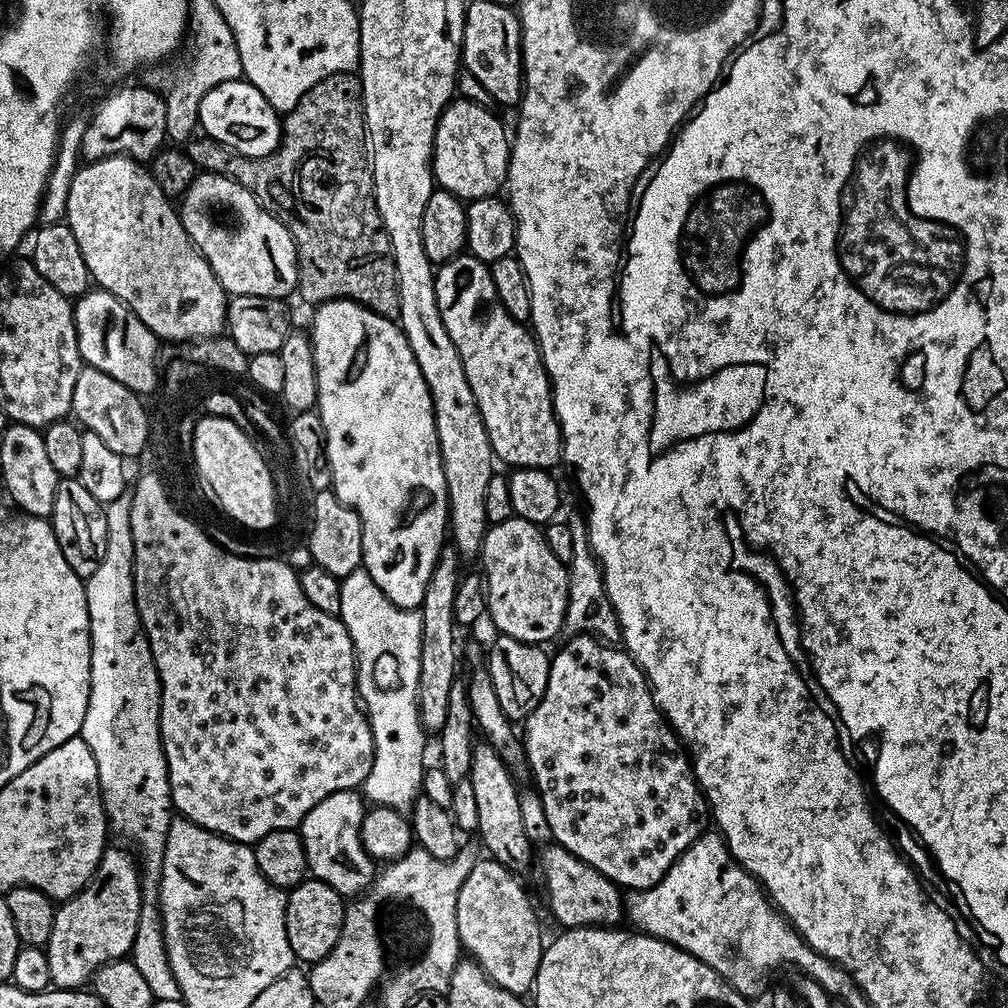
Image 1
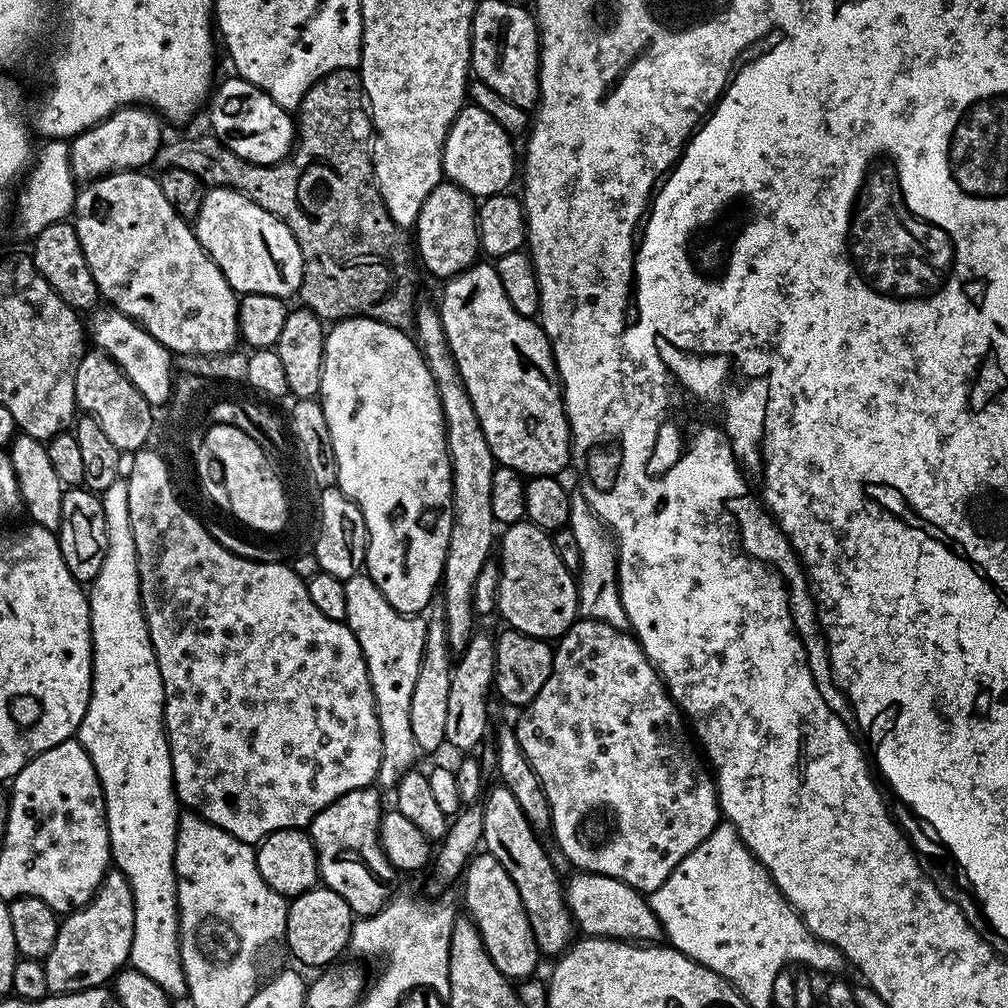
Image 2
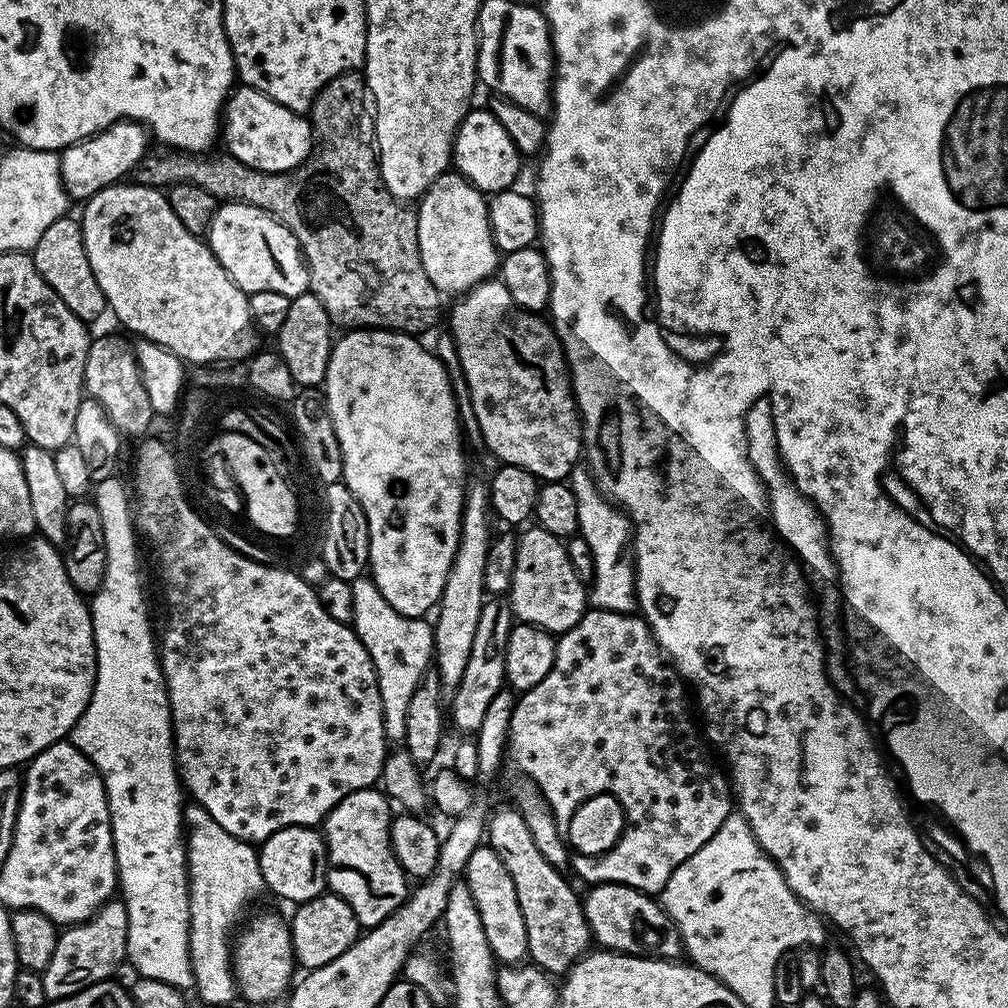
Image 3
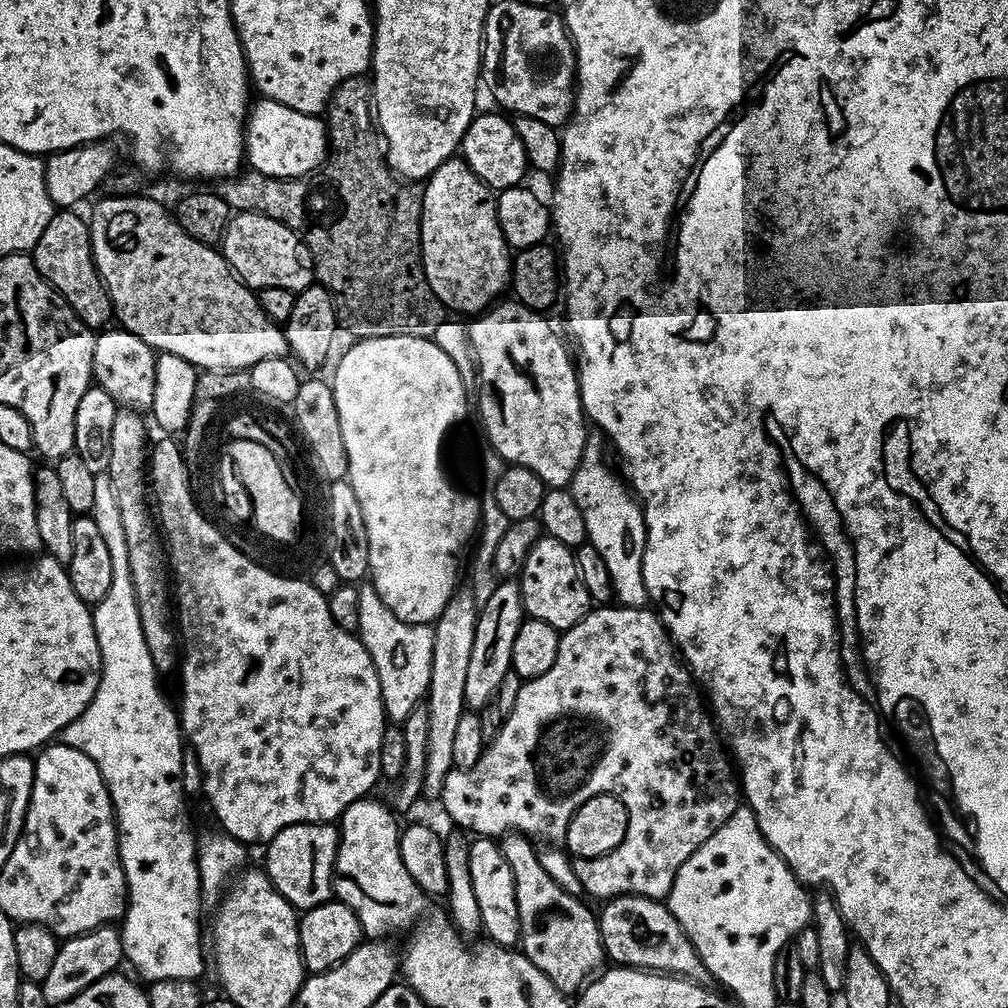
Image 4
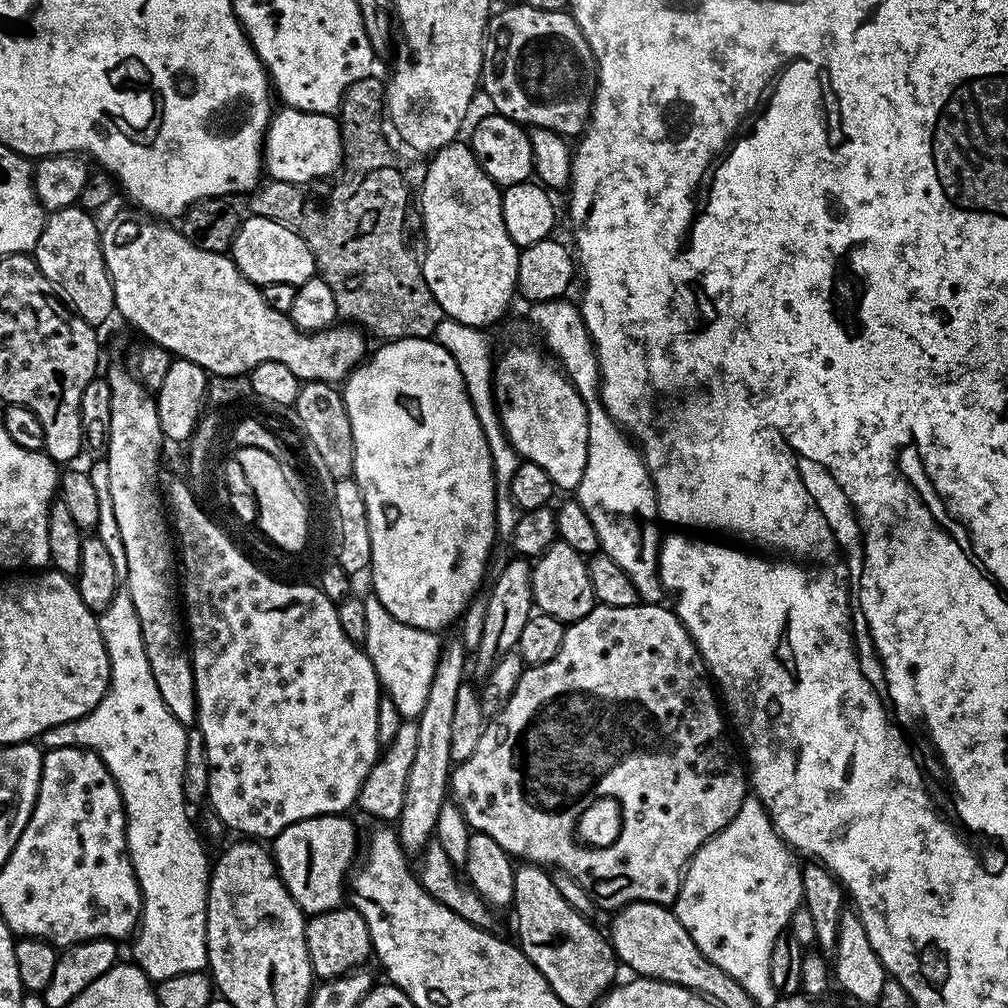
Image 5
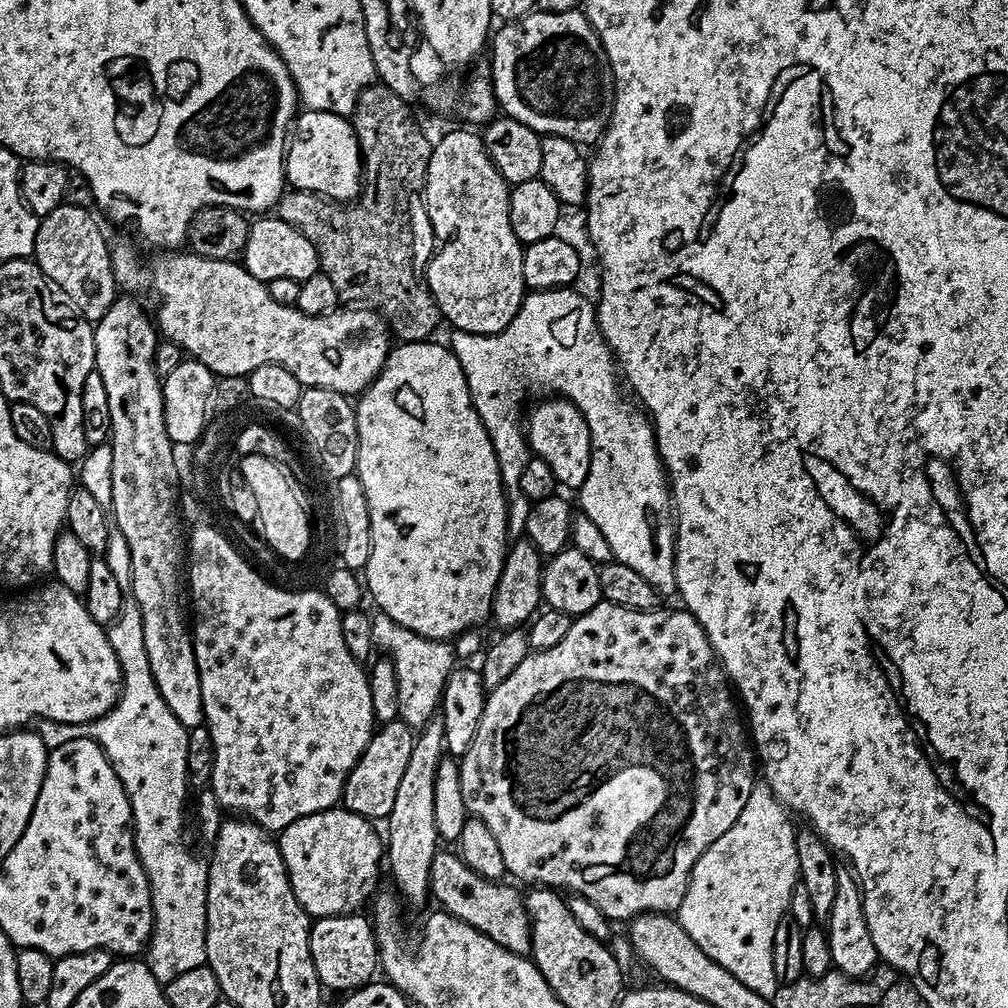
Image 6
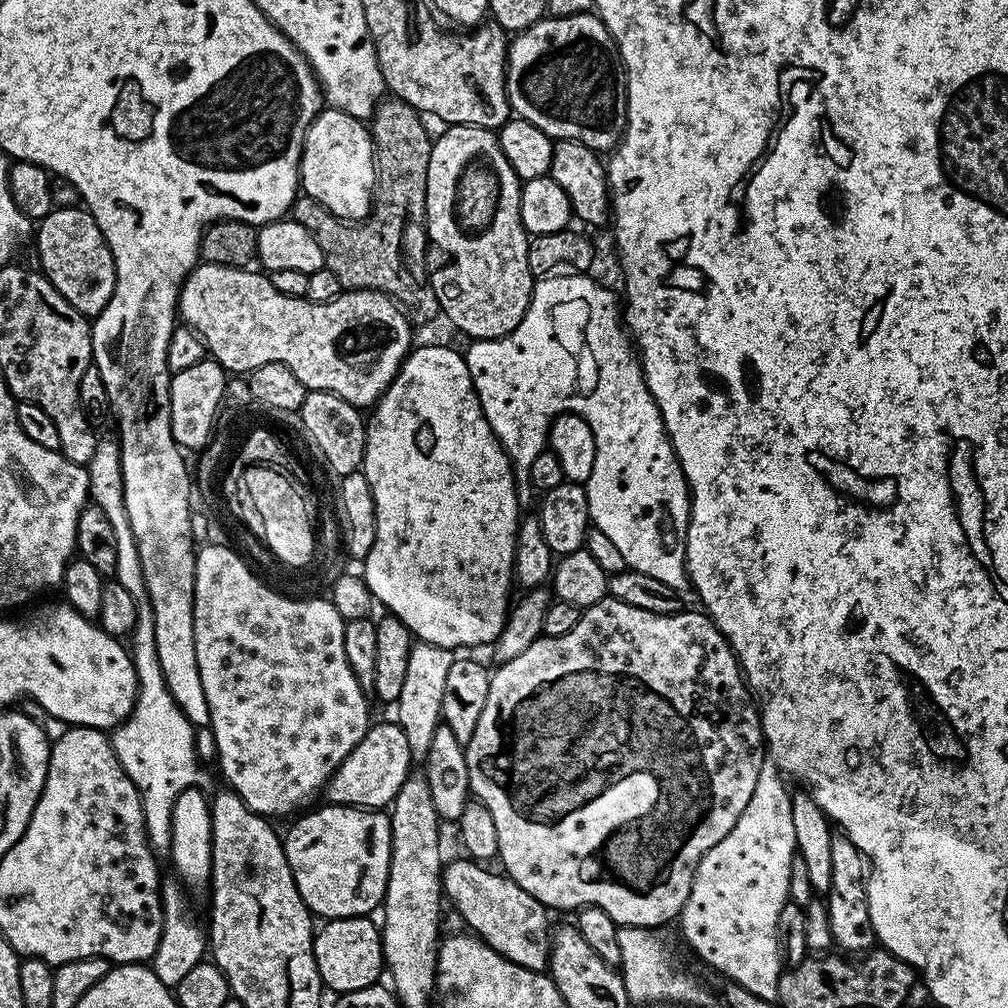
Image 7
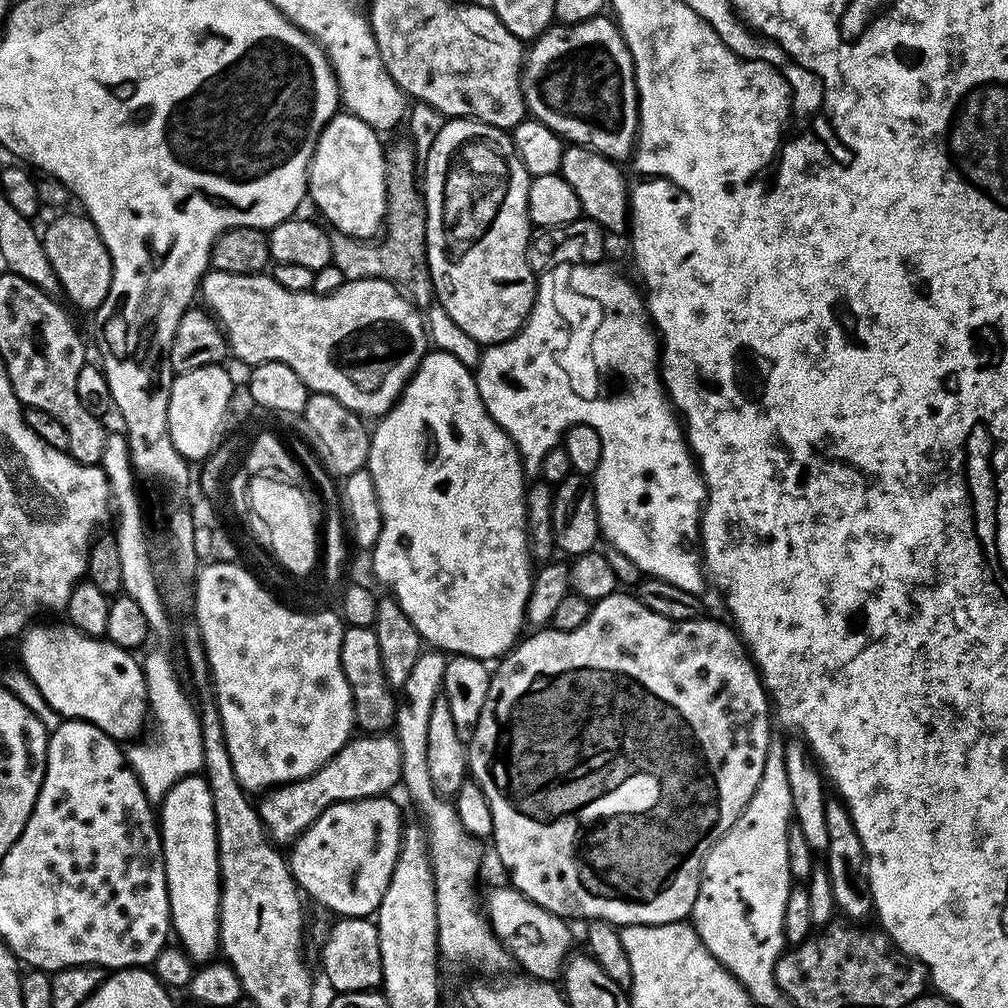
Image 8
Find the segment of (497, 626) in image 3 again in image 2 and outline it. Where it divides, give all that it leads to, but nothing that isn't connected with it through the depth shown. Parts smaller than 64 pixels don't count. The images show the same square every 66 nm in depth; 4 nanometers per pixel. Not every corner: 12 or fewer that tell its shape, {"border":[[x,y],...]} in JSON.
{"border":[[473,631],[450,678],[445,745],[472,754],[488,732],[493,633]]}

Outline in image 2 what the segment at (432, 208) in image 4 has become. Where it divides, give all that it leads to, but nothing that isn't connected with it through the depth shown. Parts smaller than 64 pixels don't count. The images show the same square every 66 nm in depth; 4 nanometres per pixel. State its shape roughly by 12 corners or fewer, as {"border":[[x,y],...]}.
{"border":[[430,190],[414,225],[419,263],[456,276],[480,252],[477,201]]}

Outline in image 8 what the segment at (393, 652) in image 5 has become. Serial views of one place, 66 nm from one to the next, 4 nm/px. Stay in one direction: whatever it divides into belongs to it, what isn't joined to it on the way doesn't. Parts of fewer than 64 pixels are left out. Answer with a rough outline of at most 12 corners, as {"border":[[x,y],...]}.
{"border":[[421,651],[394,725],[420,811],[447,963],[500,974],[510,953],[476,900],[481,841],[426,768],[445,653]]}

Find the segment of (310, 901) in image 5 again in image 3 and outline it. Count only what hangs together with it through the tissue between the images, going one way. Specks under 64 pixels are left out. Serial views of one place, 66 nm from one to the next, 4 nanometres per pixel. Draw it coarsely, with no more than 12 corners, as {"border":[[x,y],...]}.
{"border":[[290,826],[259,845],[264,886],[299,906],[325,895],[328,847]]}

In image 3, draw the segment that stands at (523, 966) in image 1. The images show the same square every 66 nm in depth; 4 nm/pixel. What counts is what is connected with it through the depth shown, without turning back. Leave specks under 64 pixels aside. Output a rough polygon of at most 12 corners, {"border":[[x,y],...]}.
{"border":[[481,846],[462,876],[501,965],[528,956],[510,870]]}

